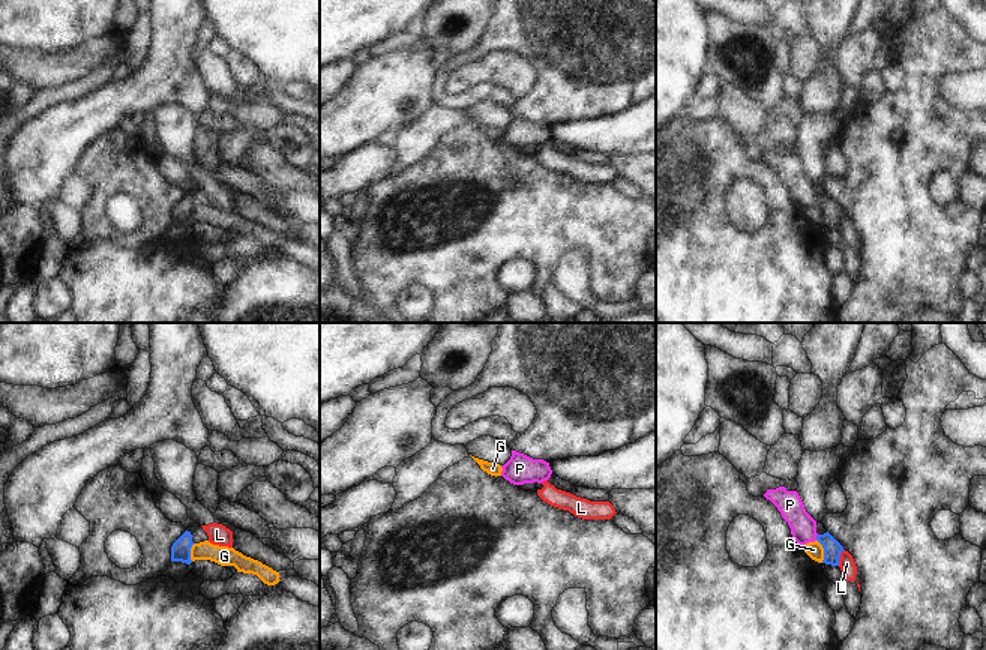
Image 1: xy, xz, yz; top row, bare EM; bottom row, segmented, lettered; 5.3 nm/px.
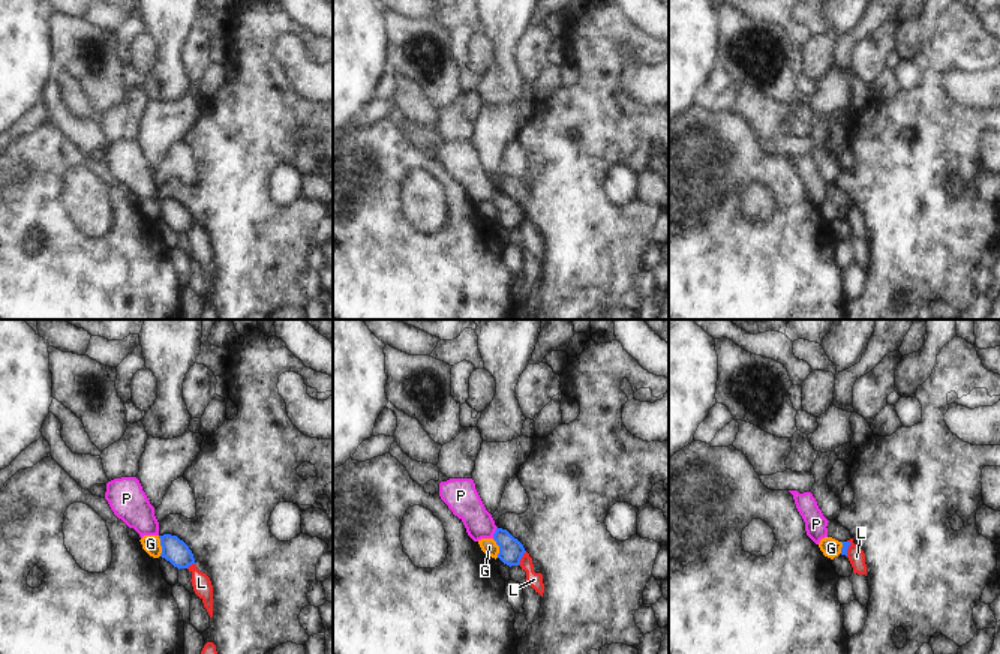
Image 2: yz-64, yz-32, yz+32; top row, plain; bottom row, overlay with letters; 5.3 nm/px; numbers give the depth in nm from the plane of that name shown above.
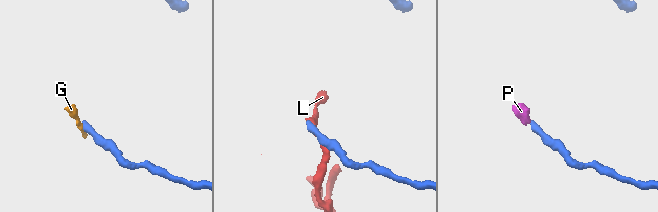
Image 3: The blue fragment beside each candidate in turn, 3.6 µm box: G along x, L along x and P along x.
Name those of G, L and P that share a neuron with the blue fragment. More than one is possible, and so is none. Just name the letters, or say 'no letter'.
P

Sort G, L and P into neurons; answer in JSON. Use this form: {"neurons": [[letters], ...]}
{"neurons": [["G"], ["L"], ["P"]]}

